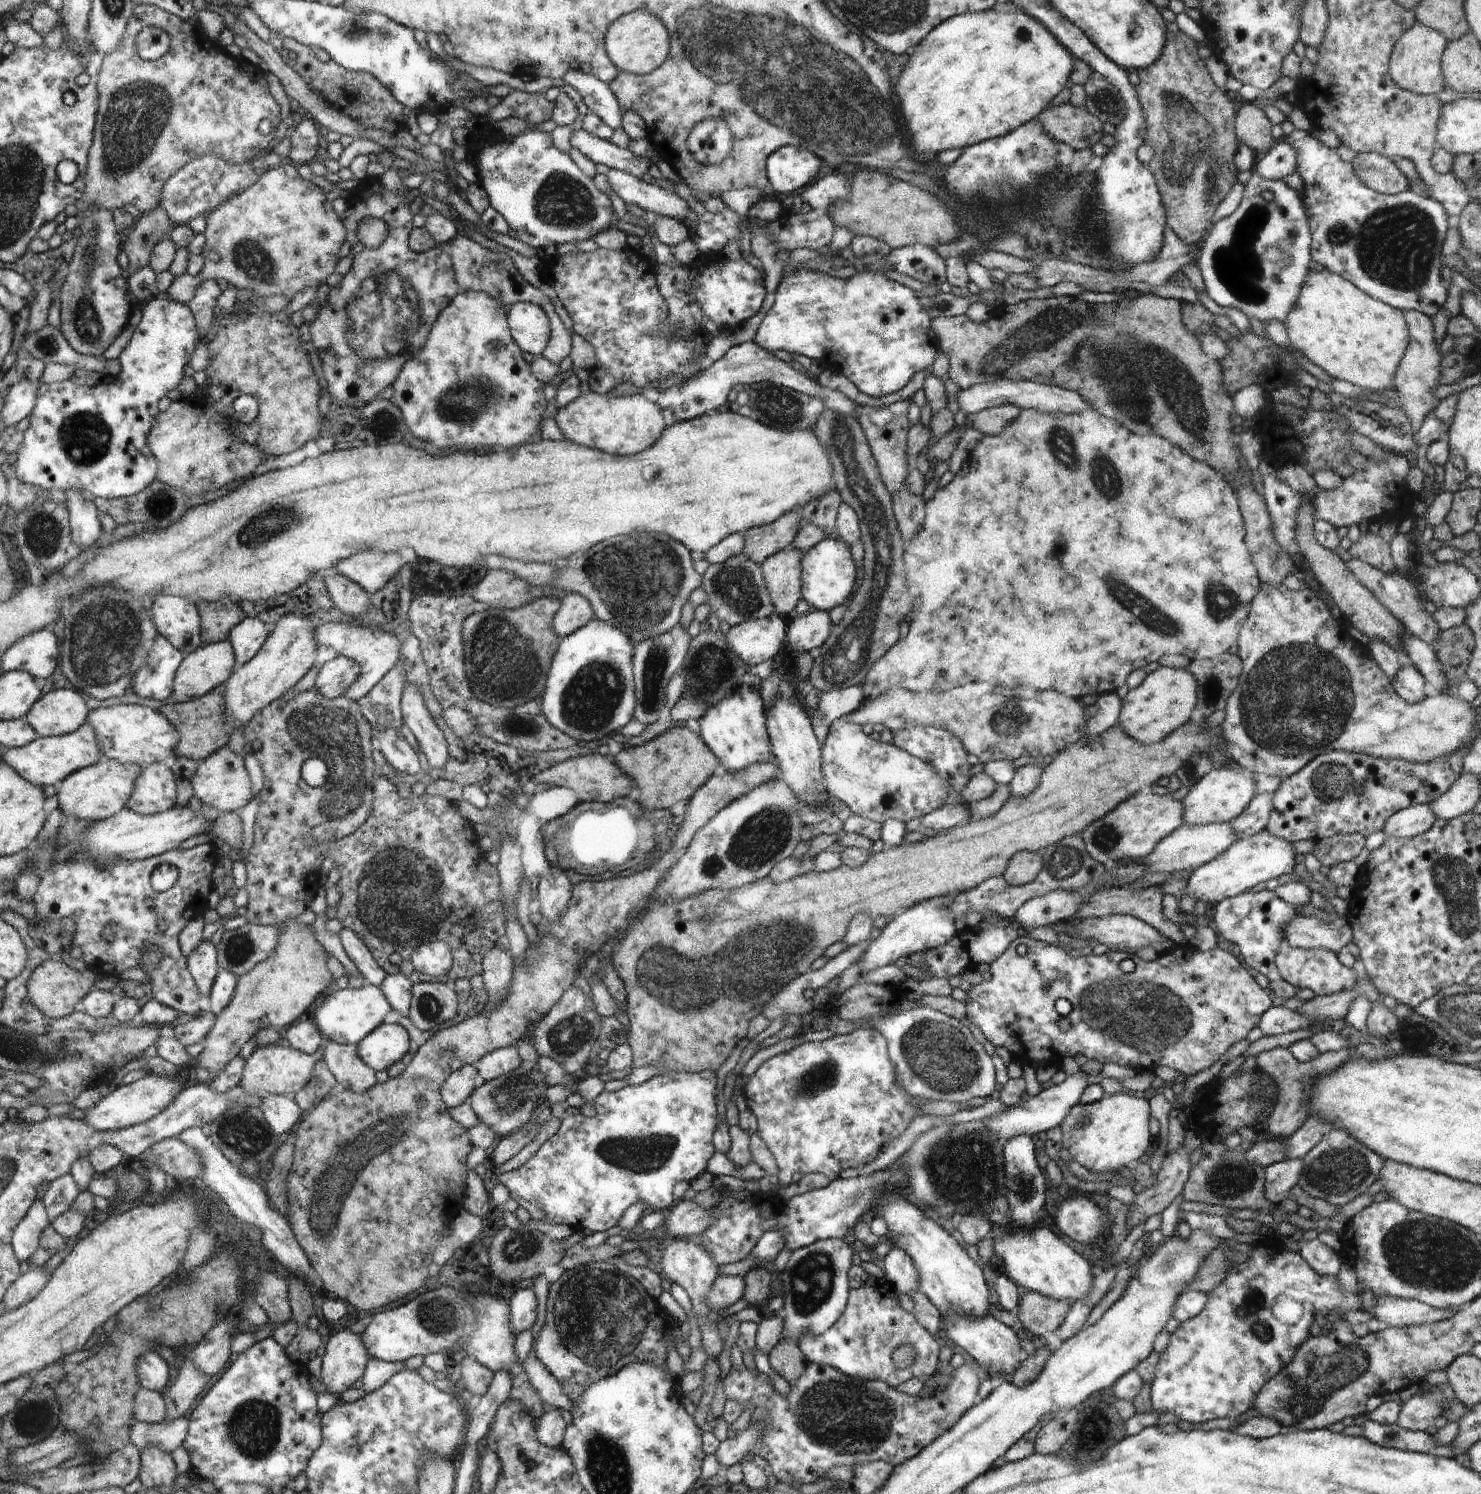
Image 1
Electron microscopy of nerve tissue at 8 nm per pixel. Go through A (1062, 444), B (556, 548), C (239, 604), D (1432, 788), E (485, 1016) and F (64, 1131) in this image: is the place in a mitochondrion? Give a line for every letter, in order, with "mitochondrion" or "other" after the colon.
A: mitochondrion
B: other
C: other
D: other
E: other
F: other

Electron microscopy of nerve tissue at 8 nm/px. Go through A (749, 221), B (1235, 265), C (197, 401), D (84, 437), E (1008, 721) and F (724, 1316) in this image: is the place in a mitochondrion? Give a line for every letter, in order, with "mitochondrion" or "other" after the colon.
A: other
B: mitochondrion
C: other
D: mitochondrion
E: mitochondrion
F: other

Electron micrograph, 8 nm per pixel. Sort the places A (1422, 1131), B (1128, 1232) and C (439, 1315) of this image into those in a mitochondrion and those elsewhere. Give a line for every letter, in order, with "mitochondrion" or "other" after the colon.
A: other
B: other
C: mitochondrion

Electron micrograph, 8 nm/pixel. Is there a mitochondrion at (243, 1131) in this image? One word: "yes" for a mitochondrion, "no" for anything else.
yes

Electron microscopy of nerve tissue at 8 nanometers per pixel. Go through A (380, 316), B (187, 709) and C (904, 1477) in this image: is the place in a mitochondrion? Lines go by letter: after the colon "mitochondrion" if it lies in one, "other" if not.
A: mitochondrion
B: other
C: other

